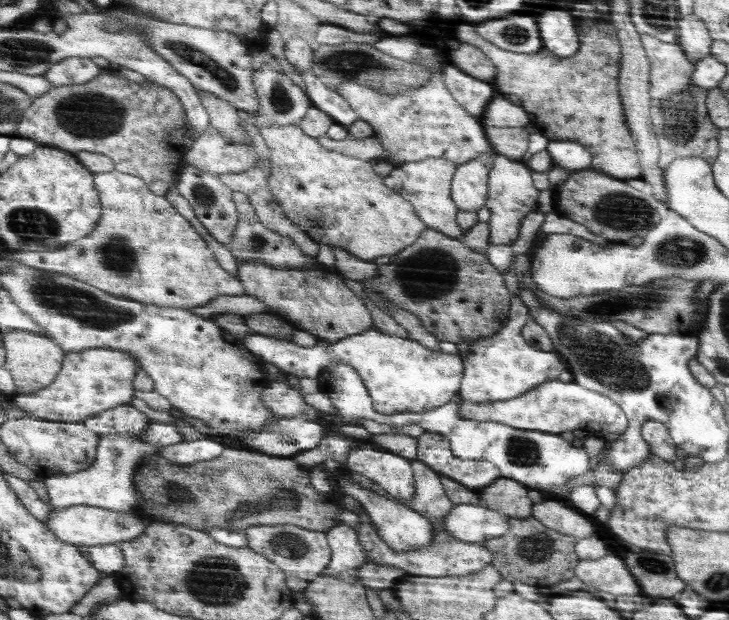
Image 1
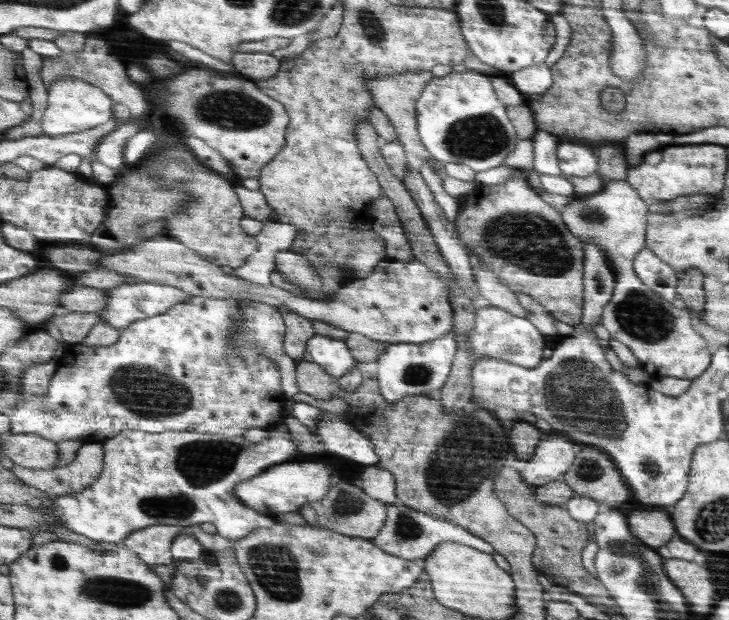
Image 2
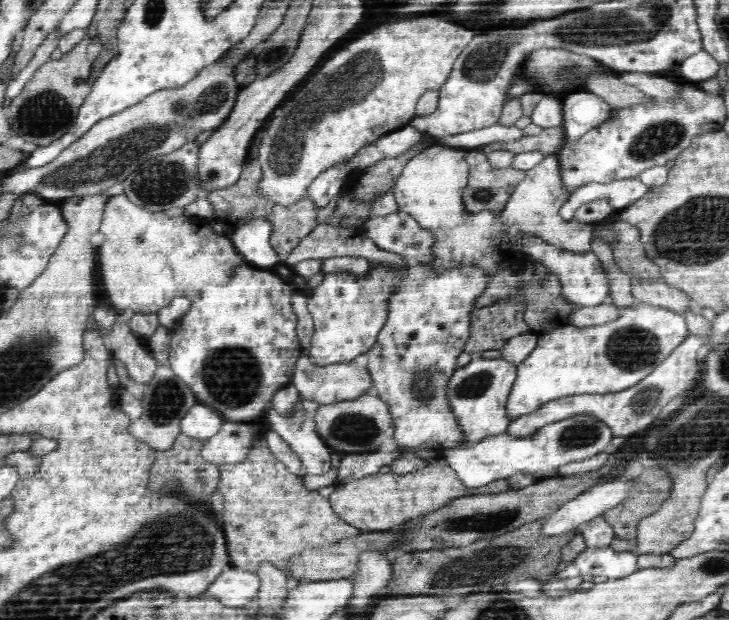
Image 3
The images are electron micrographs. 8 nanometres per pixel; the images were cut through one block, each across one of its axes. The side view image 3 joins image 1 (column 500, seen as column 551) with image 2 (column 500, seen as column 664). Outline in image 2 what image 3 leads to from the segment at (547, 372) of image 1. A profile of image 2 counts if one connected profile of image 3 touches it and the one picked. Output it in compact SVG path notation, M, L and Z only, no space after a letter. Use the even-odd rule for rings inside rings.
M478 303L474 329L470 331L470 350L474 354L472 366L476 367L480 360L504 360L516 366L534 368L542 364L542 350L546 348L544 335L525 317L514 316L505 309Z

